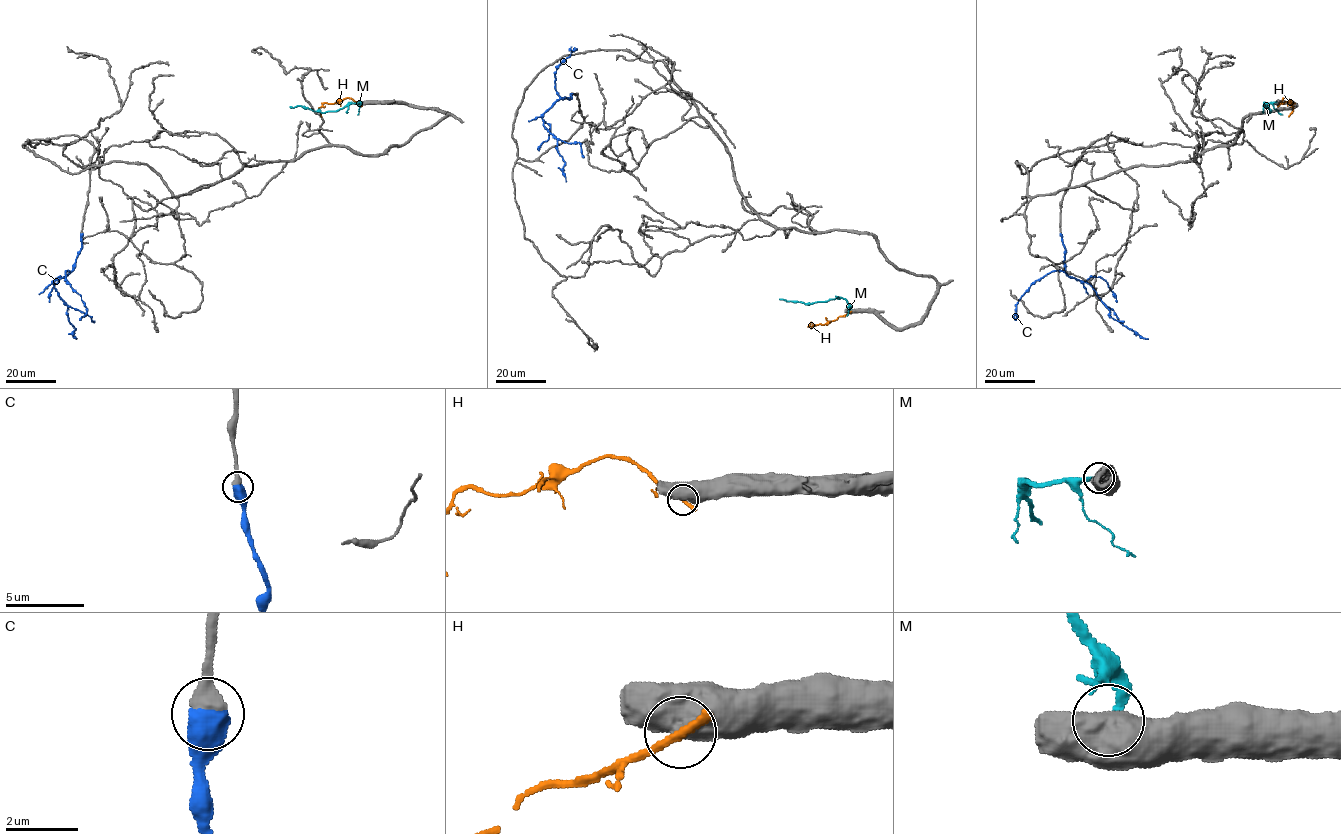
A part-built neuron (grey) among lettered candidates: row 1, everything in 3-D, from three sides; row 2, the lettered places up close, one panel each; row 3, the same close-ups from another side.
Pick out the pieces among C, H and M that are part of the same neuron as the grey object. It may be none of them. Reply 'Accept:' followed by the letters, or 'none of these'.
Accept: C

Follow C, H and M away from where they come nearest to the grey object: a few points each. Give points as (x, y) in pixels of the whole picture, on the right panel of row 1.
C: (1060, 234), (1065, 250), (1064, 271), (1087, 282), (1123, 325), (1148, 338)
H: (1279, 104), (1285, 98), (1292, 104), (1292, 111), (1288, 116)
M: (1276, 102), (1264, 103), (1270, 113), (1265, 106)

